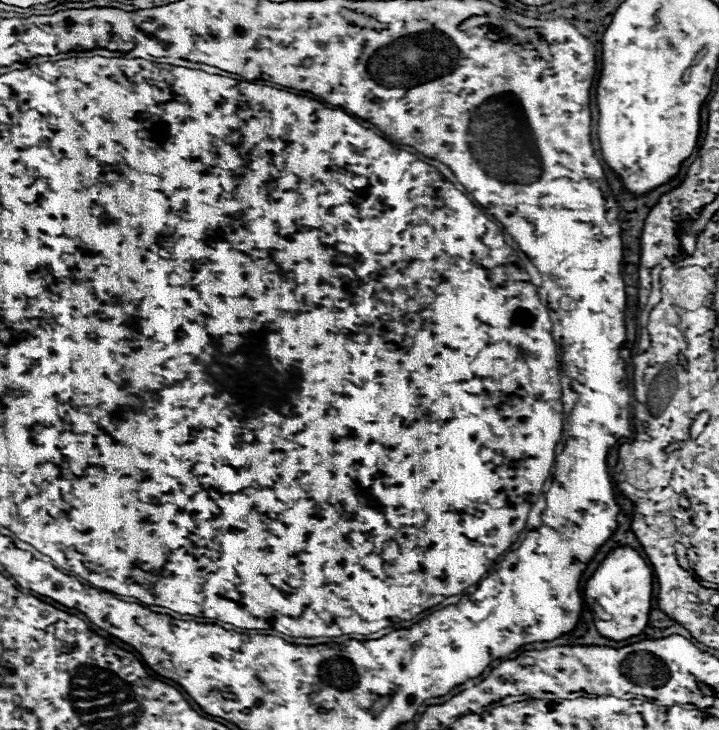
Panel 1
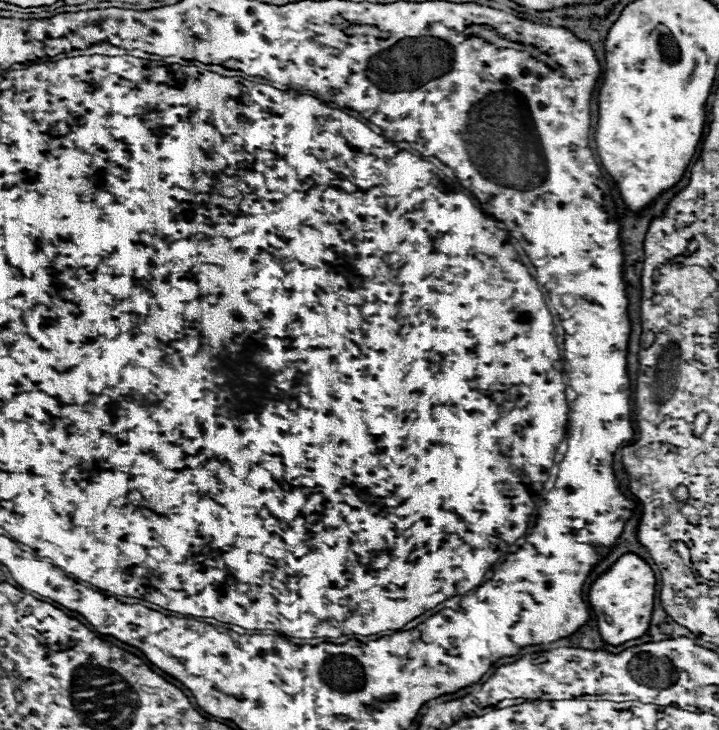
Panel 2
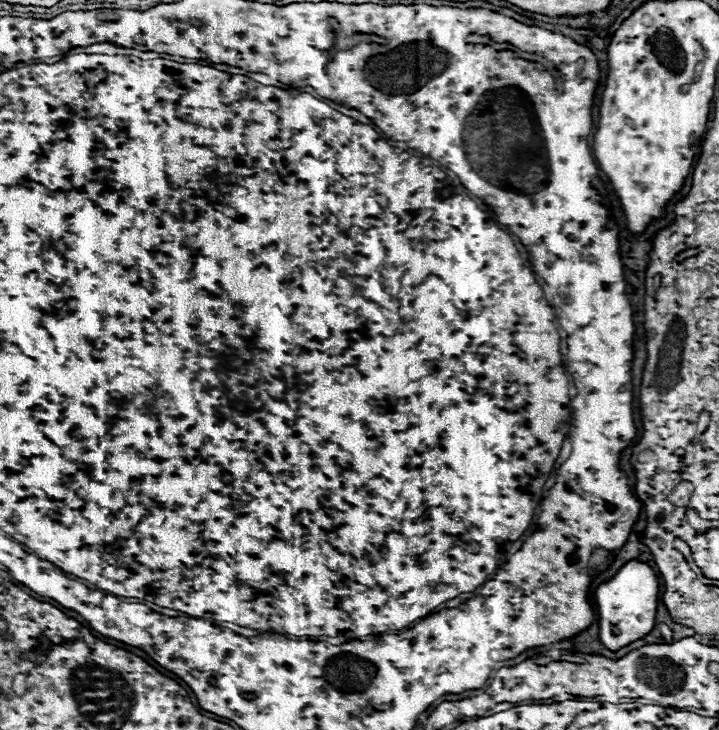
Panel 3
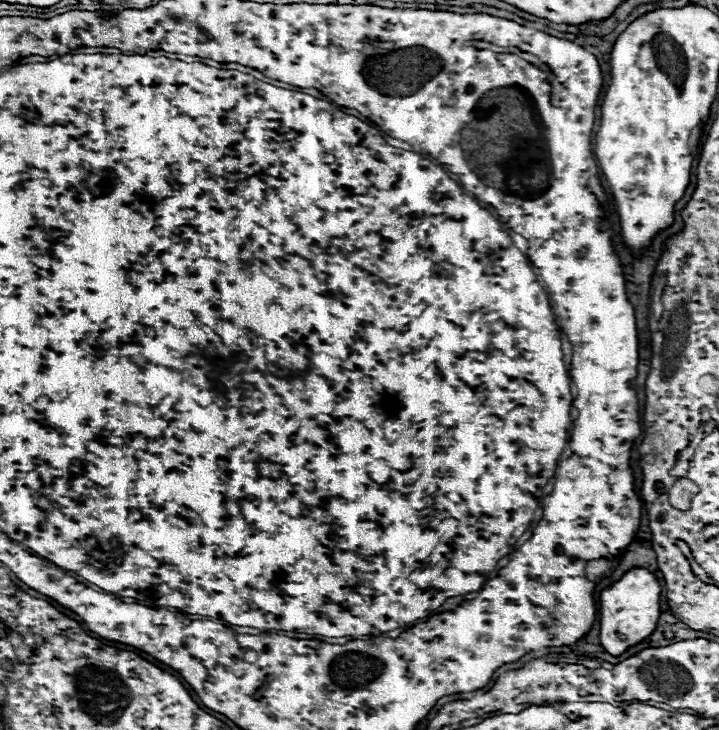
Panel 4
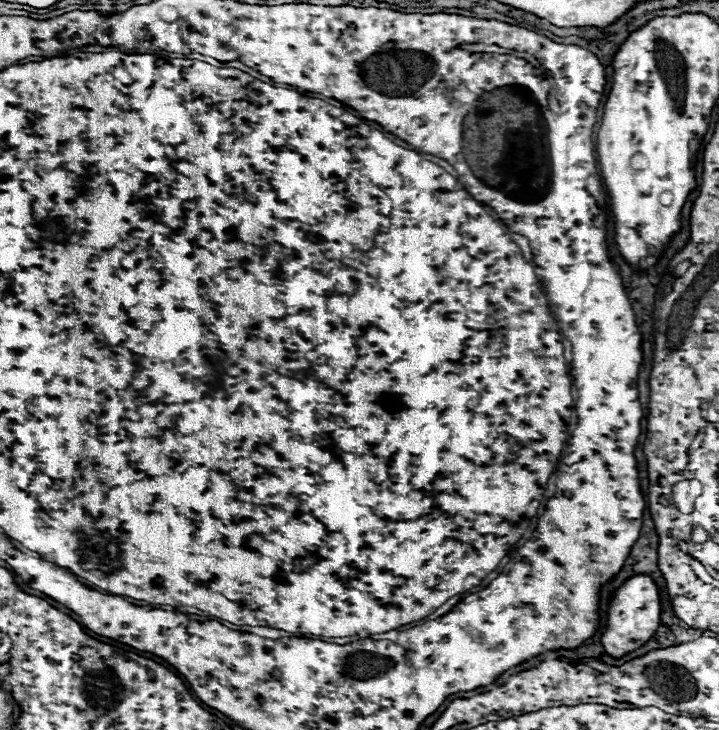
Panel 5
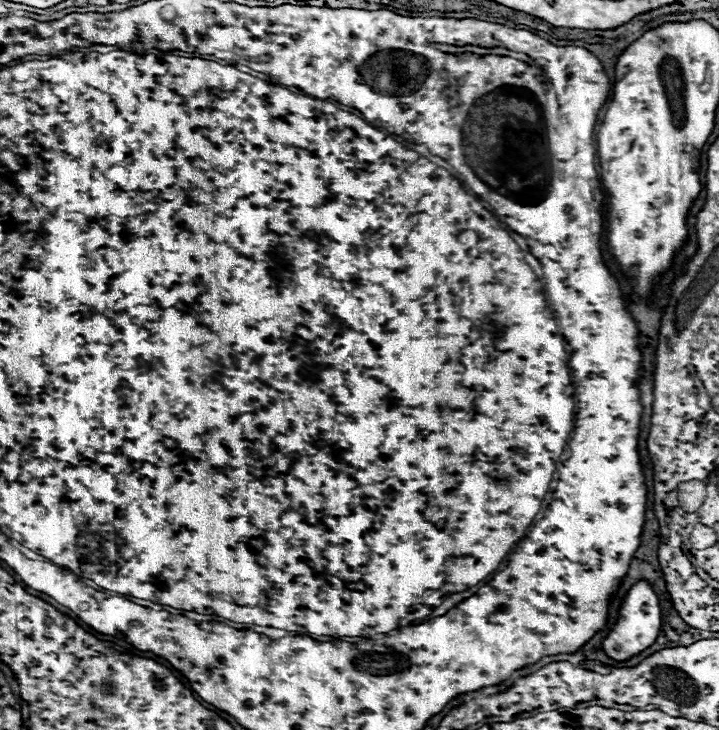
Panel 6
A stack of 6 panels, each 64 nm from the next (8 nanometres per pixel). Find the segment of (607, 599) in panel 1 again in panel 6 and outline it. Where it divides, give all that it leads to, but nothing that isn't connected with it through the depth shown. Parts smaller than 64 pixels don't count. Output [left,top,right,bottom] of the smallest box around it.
[602,582,662,660]

